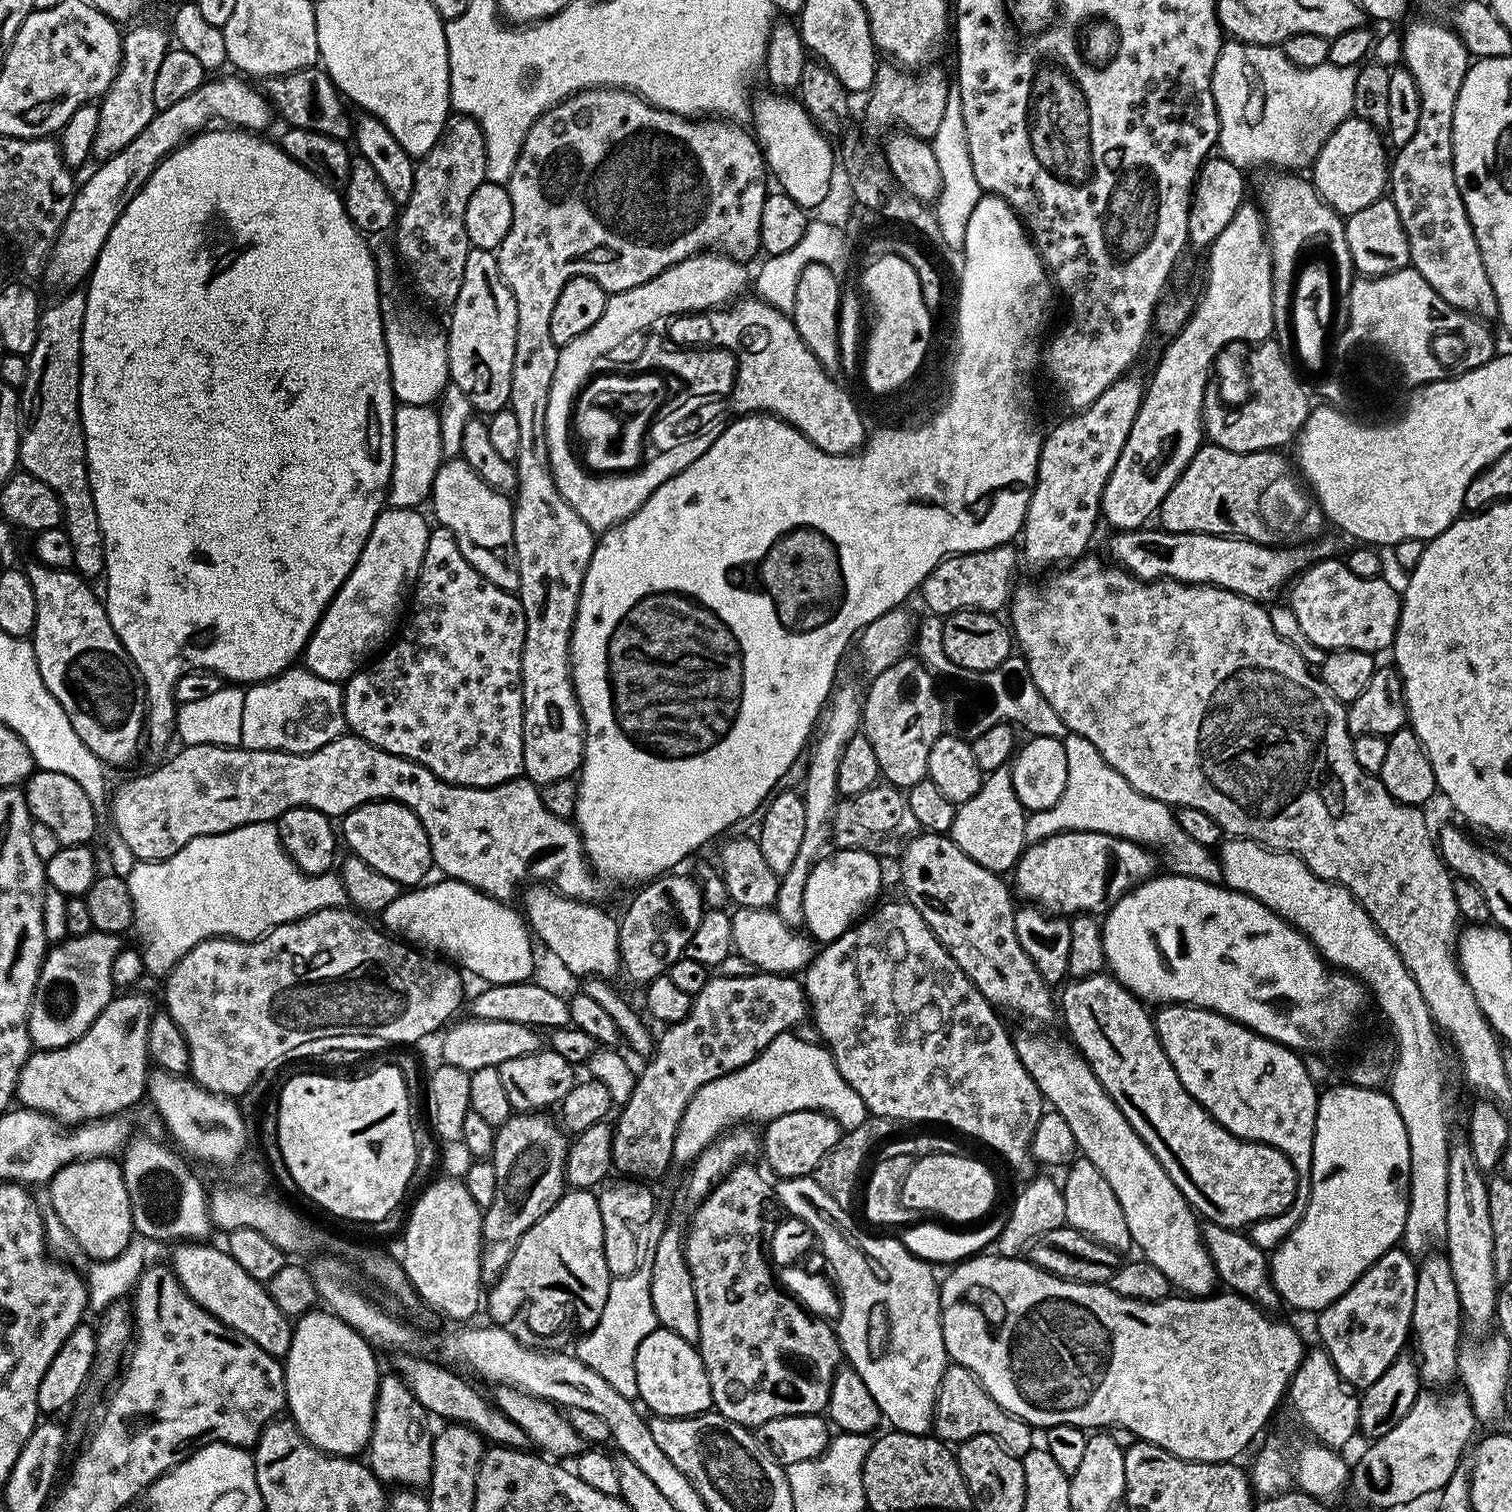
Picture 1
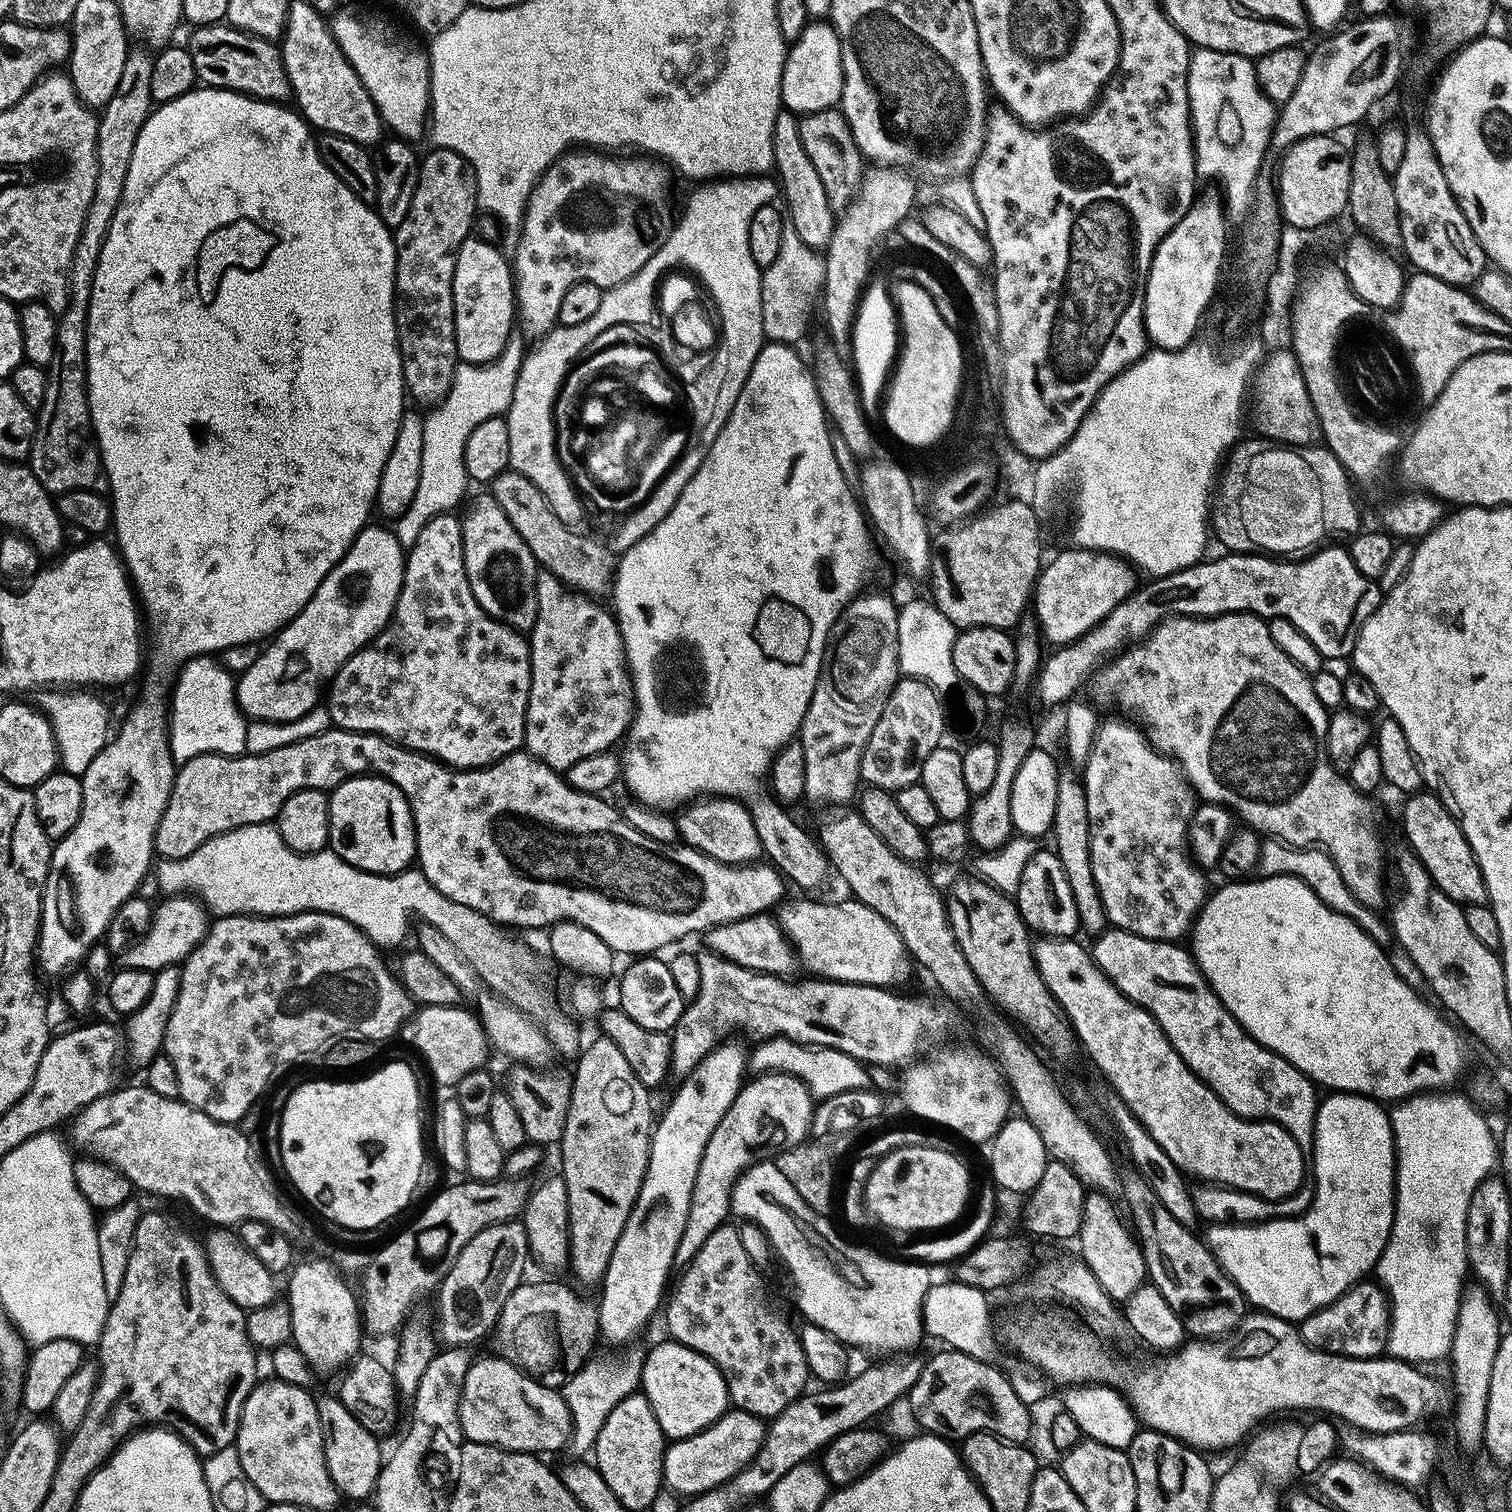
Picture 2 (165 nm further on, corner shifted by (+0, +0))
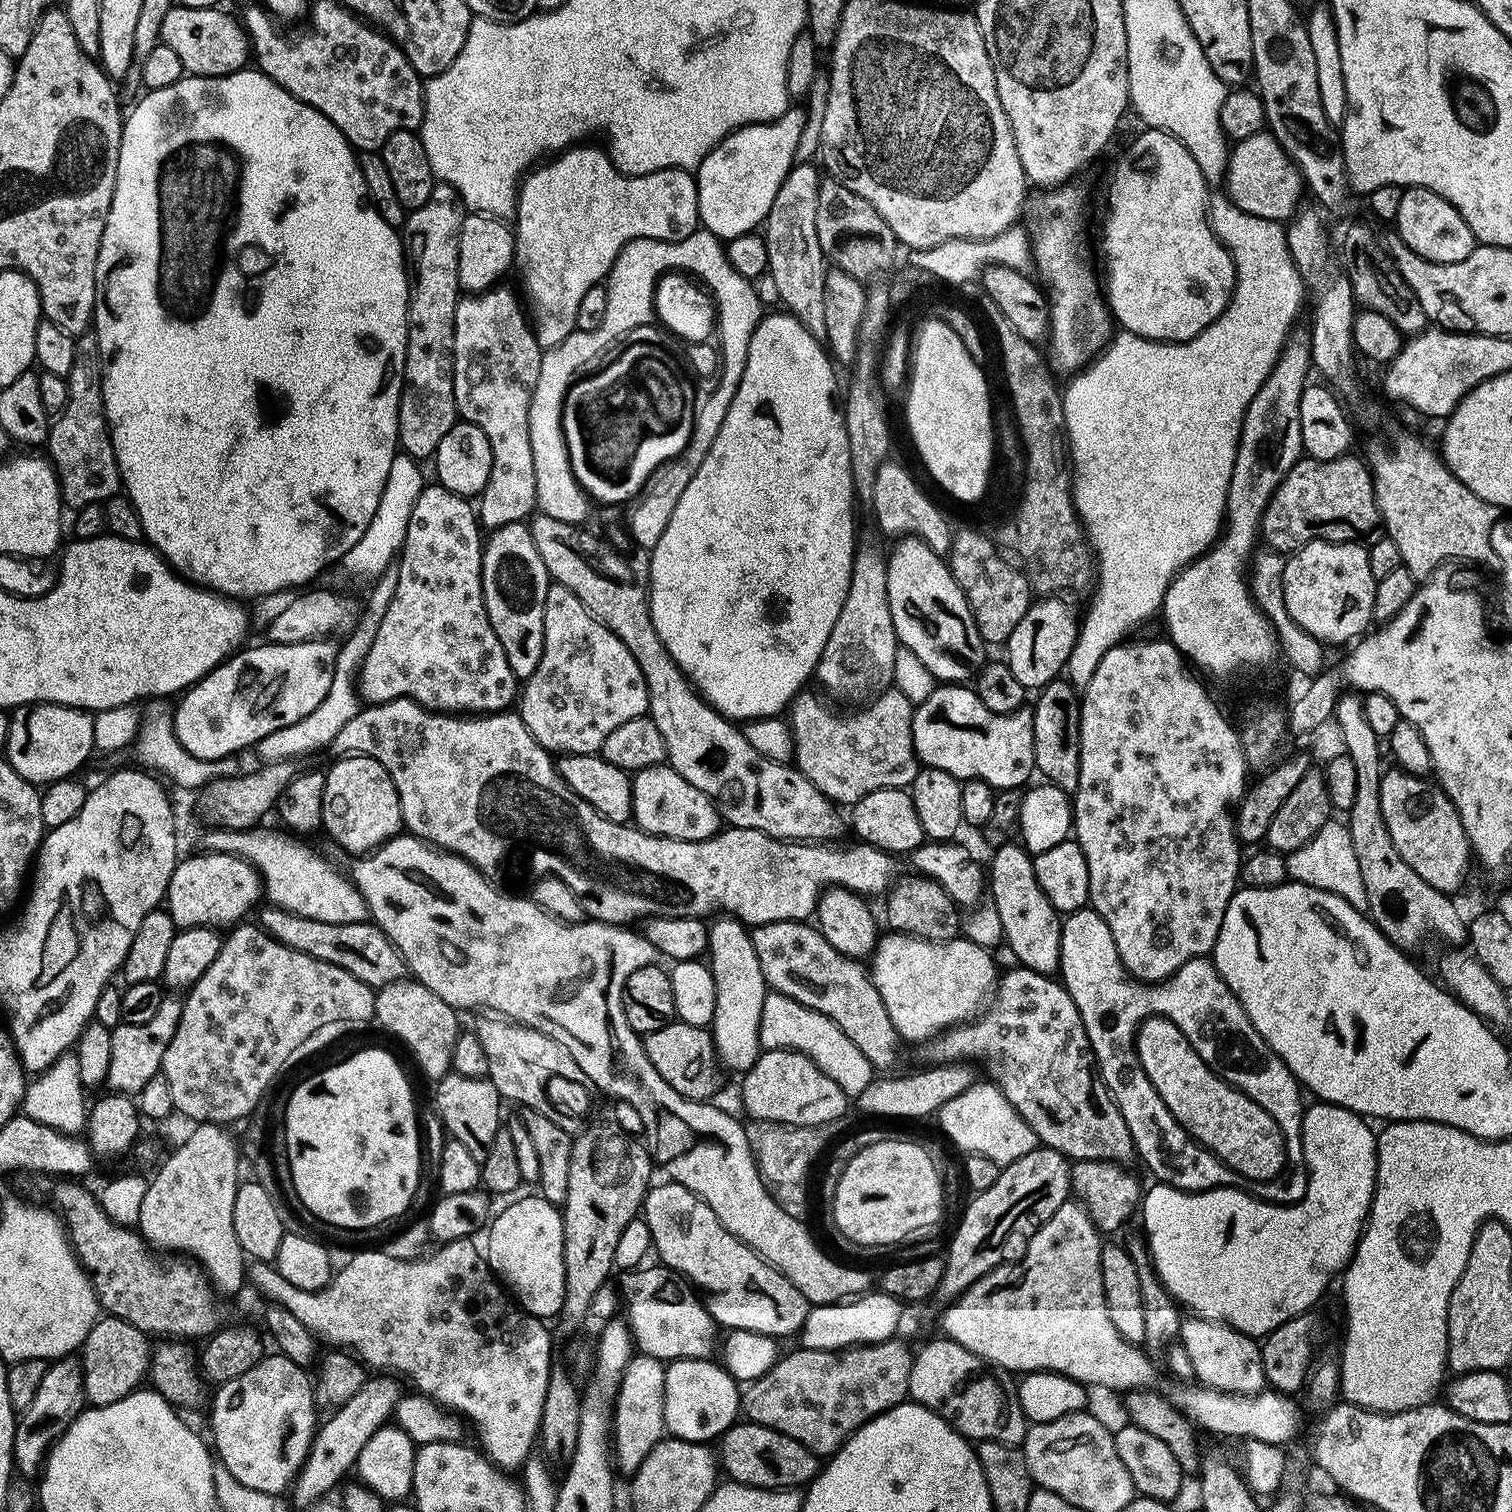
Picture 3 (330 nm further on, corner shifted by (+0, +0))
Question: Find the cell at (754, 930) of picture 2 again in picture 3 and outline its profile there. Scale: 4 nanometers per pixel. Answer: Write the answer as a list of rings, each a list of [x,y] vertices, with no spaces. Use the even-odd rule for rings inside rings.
[[[799,920],[758,924],[751,929],[750,935],[754,954],[758,954],[758,966],[762,966],[764,981],[771,991],[780,992],[786,998],[794,998],[794,1002],[832,1019],[842,1030],[842,1034],[846,1034],[846,1038],[850,1038],[850,1042],[854,1042],[854,1046],[858,1046],[858,1050],[866,1054],[873,1069],[892,1068],[899,1062],[902,1039],[883,1006],[882,995],[875,989],[869,969],[865,965],[863,968],[859,959],[843,956],[841,952],[834,950],[834,946],[830,946],[830,942],[826,942],[819,927]]]

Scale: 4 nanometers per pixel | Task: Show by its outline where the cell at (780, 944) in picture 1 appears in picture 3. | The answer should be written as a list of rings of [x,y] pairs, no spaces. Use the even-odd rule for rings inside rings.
[[[889,931],[877,939],[870,957],[870,975],[901,1039],[906,1042],[927,1041],[945,1028],[973,1019],[983,1009],[998,982],[998,971],[996,972],[996,964],[991,956],[989,949],[978,946],[965,936],[947,940],[946,943],[934,943],[903,932]]]

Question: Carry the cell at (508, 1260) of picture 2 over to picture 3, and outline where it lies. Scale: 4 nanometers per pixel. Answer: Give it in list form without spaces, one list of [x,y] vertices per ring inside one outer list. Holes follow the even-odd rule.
[[[374,1376],[369,1377],[360,1390],[341,1403],[332,1417],[317,1429],[316,1436],[312,1440],[311,1450],[308,1451],[306,1462],[300,1468],[294,1481],[294,1493],[296,1492],[296,1504],[304,1510],[309,1509],[315,1503],[319,1503],[344,1476],[355,1467],[362,1447],[377,1432],[380,1427],[395,1411],[397,1399],[392,1396],[391,1386]]]

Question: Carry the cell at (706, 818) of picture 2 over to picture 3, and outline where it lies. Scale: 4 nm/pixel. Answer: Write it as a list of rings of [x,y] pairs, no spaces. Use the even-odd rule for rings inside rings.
[[[664,762],[632,776],[632,820],[642,832],[675,840],[709,840],[722,828],[720,810],[714,801]]]

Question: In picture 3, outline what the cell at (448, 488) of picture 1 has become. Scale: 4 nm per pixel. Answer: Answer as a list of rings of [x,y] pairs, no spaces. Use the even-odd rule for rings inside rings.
[[[527,523],[507,524],[491,529],[483,541],[482,598],[490,626],[506,650],[506,662],[514,670],[517,681],[523,682],[538,670],[544,645],[544,611],[546,594],[550,587],[548,571],[542,563],[542,554],[534,546],[532,529]]]

